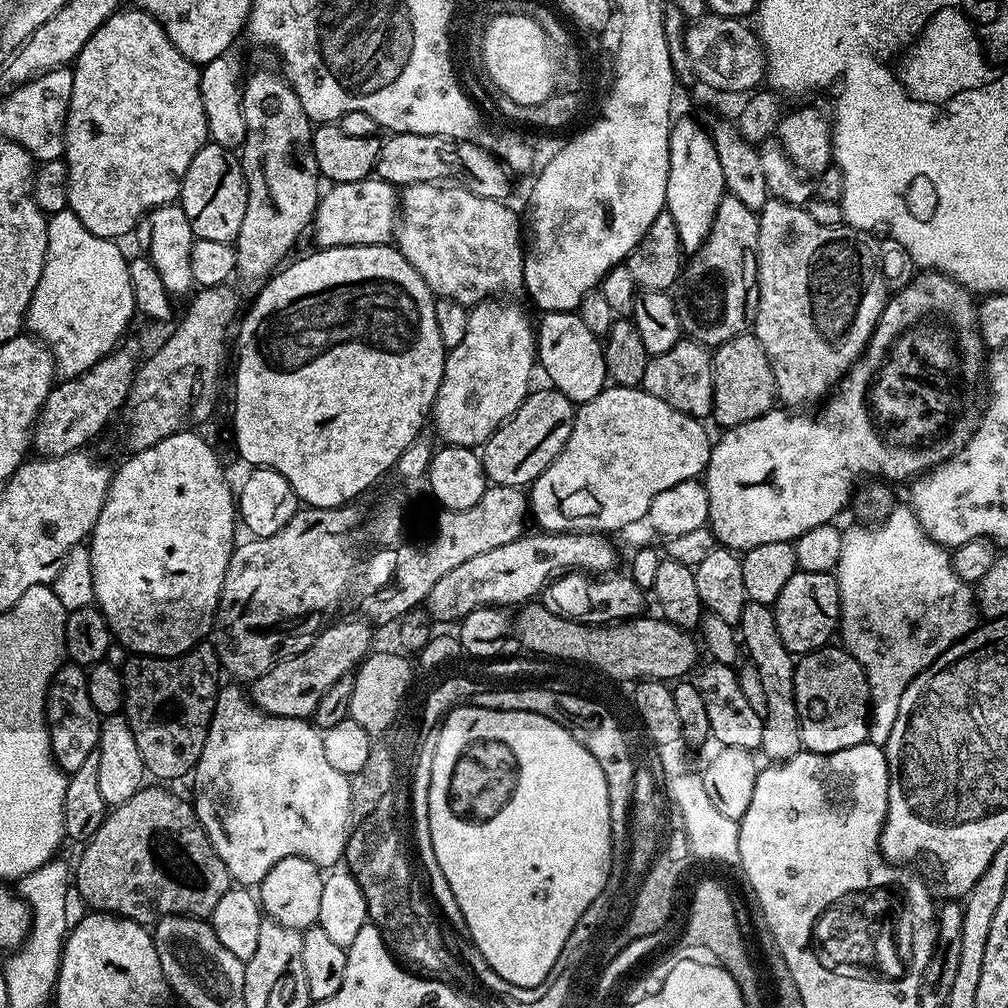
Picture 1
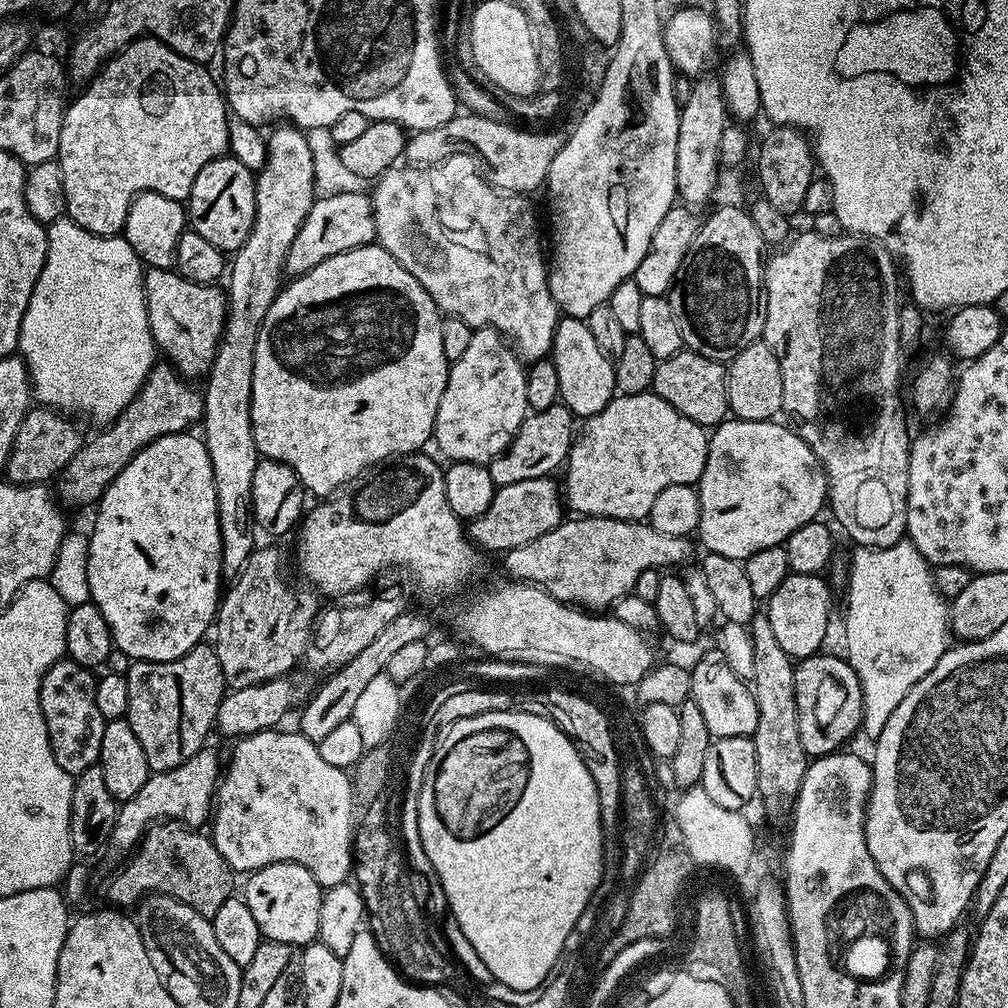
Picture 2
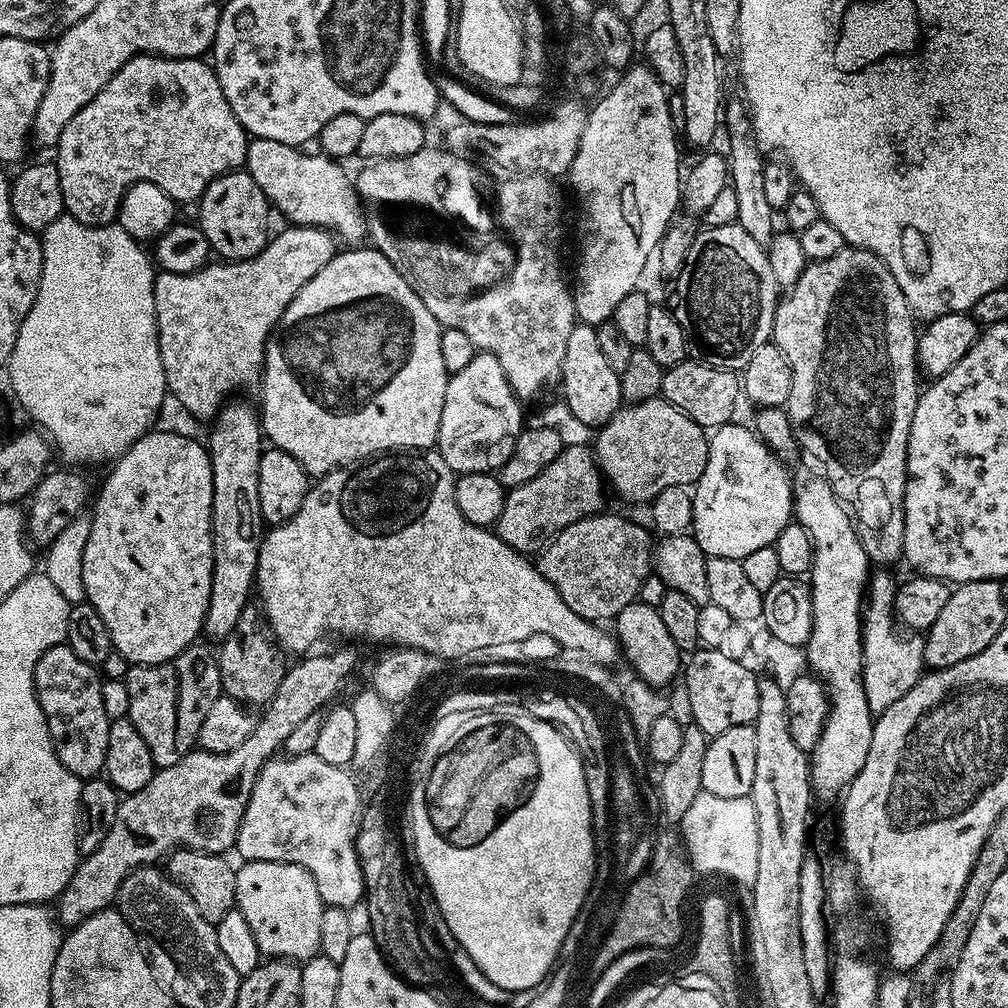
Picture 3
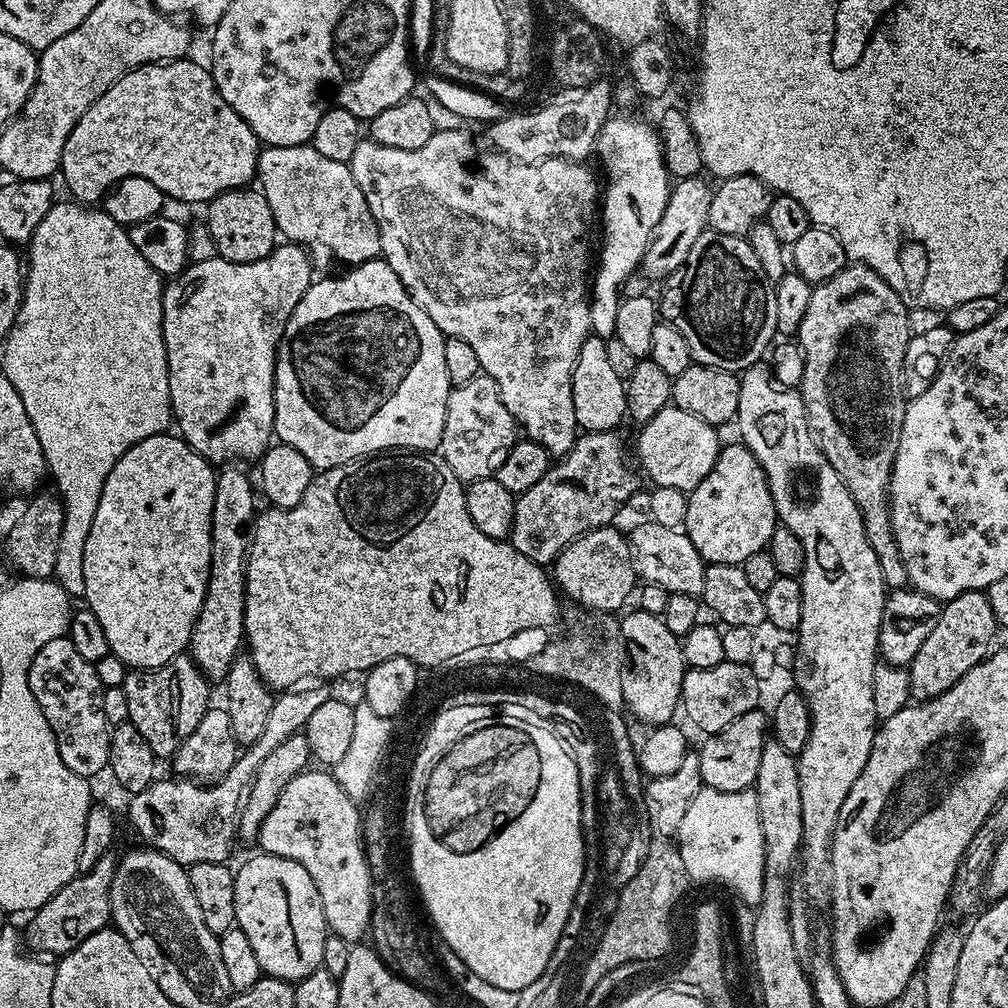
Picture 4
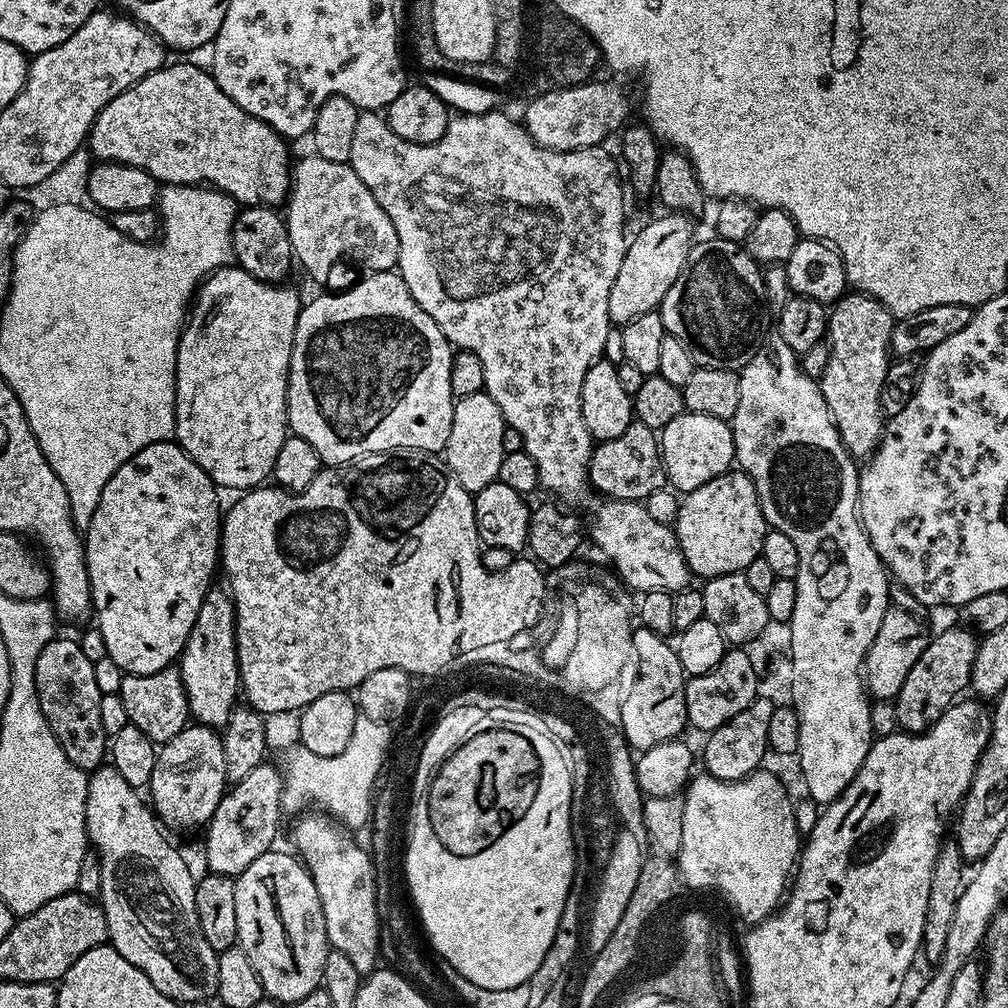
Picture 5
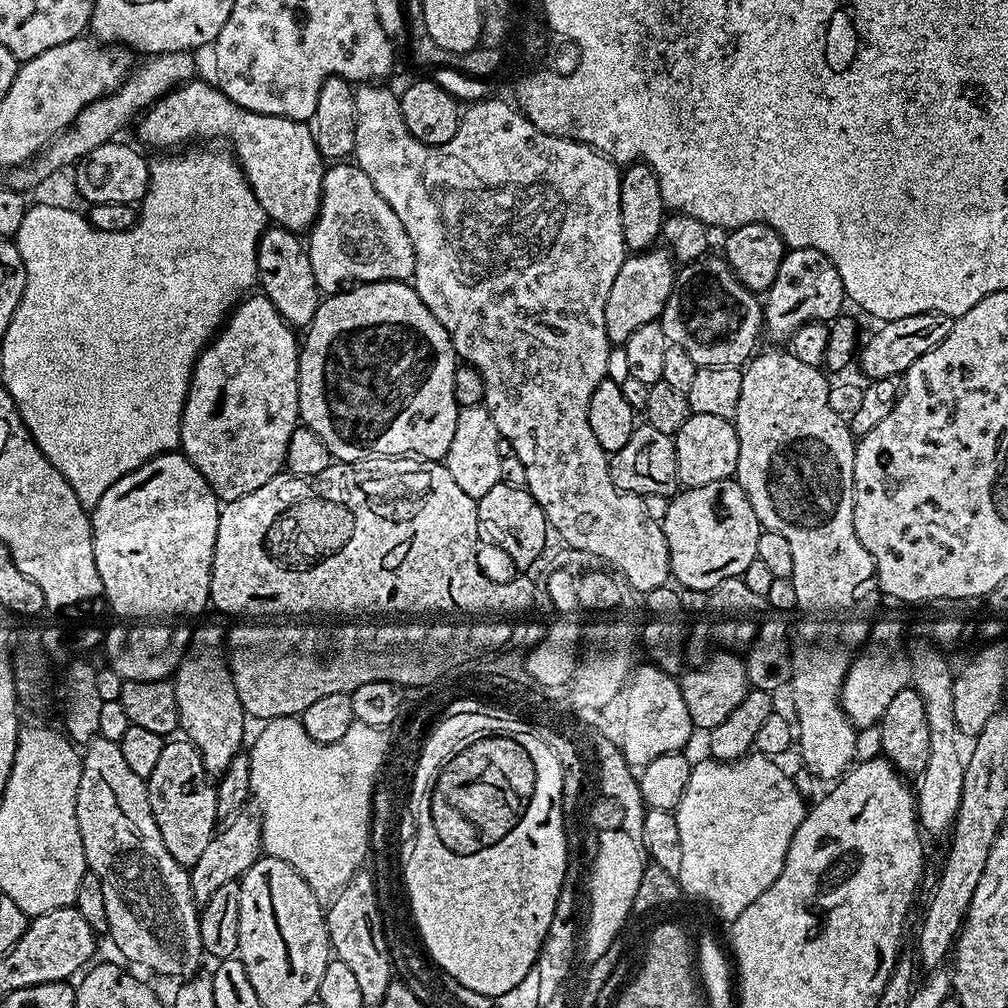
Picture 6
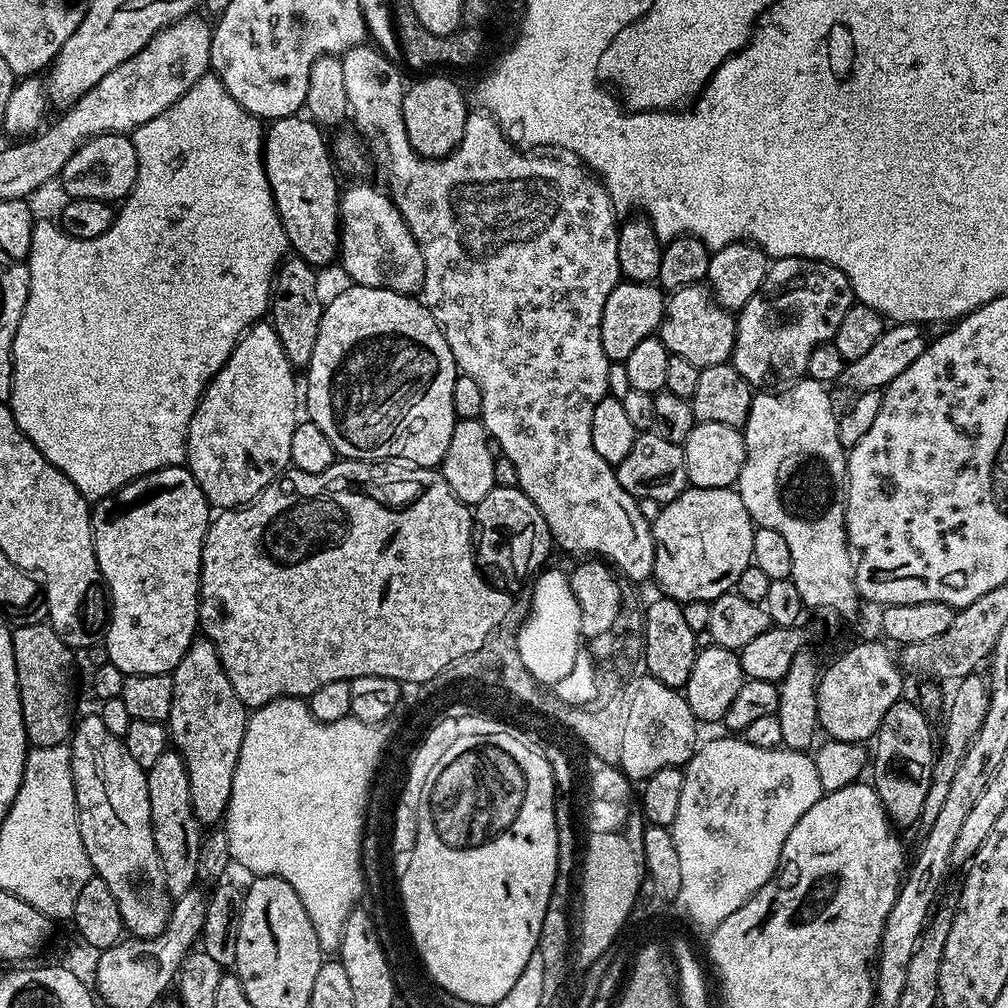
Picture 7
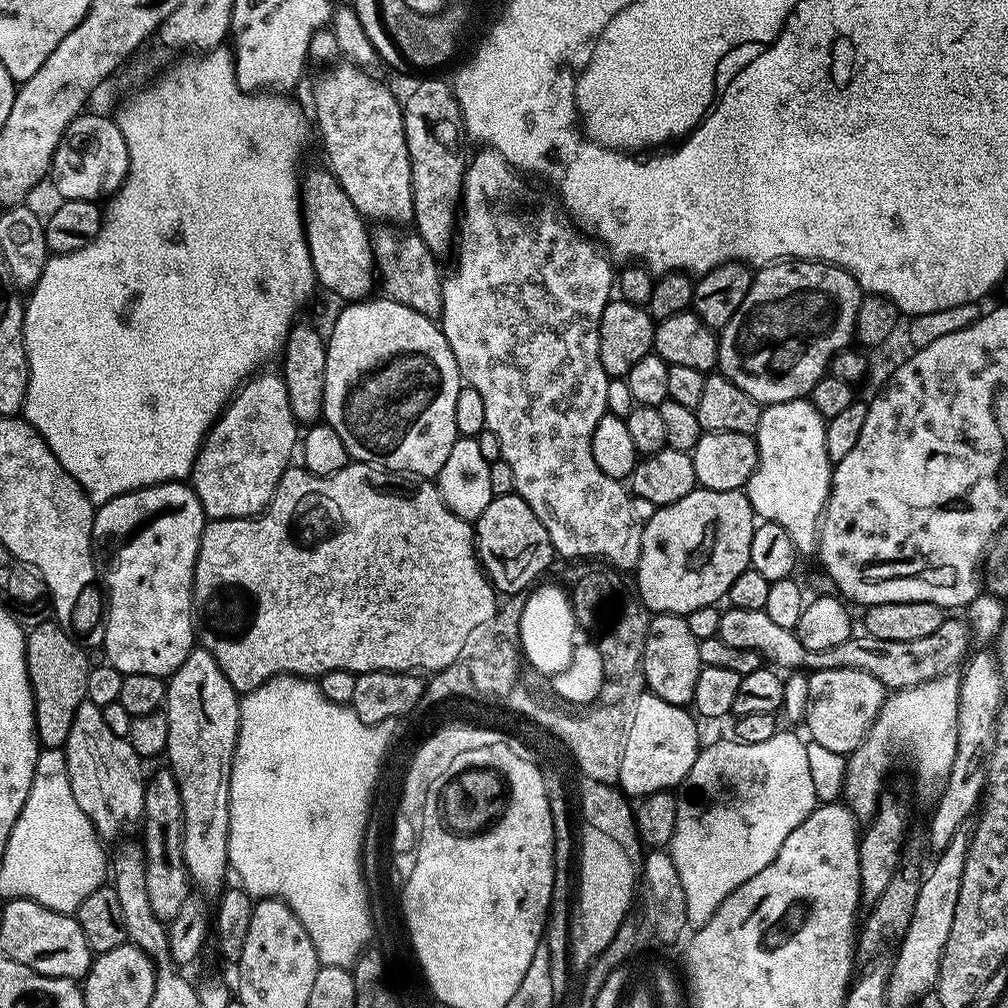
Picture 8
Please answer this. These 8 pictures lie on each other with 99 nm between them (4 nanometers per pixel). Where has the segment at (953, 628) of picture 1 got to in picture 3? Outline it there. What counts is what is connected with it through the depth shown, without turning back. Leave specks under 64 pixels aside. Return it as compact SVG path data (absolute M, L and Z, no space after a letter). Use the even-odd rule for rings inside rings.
M887 571L877 572L880 573L877 576L875 573L867 585L866 607L862 612L862 635L864 637L862 678L866 690L866 702L870 702L870 710L873 714L890 710L890 706L894 706L894 702L898 702L898 698L902 698L906 690L910 690L920 681L926 668L923 639L919 635L905 634L901 631L894 615L897 581L892 581L884 573ZM903 634L908 636L903 636Z

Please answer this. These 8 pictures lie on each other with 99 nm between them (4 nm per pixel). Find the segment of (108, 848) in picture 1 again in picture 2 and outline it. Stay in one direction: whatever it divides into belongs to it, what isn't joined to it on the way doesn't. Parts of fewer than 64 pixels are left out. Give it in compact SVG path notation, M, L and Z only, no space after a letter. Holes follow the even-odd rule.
M175 820L153 824L128 859L123 861L124 869L114 873L108 884L108 896L116 903L113 905L124 910L131 909L149 894L159 894L178 898L198 910L198 914L210 918L234 894L234 873L222 854L218 854L211 835Z

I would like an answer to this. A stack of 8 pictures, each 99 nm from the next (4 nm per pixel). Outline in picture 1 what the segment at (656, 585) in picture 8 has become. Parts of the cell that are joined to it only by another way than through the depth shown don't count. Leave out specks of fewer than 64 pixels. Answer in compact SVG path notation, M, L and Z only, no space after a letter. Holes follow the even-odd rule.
M920 270L915 274L917 276L901 292L893 291L889 295L888 302L880 315L880 321L876 323L876 329L873 330L871 338L868 339L864 352L848 369L848 373L838 385L838 390L833 391L823 405L823 407L825 406L824 416L818 417L817 420L811 420L808 416L800 416L804 414L793 414L783 407L776 406L773 407L772 411L762 414L750 422L742 422L742 426L734 426L719 433L721 435L720 441L717 439L713 443L708 471L703 477L702 483L710 498L707 527L711 528L717 541L723 547L733 550L747 550L754 546L763 546L766 542L786 542L787 540L794 542L802 534L806 534L806 530L814 530L814 526L833 523L837 519L835 516L843 508L845 511L849 507L858 485L865 478L879 478L884 482L893 482L892 480L908 482L915 477L923 476L931 468L938 467L943 460L948 460L955 452L962 450L962 446L966 446L966 442L970 440L974 430L980 424L982 377L986 372L986 349L984 340L980 337L978 304L973 293L969 292L967 288L963 288L956 280L950 279L949 276L943 276L941 272ZM884 428L888 431L889 444L880 437Z

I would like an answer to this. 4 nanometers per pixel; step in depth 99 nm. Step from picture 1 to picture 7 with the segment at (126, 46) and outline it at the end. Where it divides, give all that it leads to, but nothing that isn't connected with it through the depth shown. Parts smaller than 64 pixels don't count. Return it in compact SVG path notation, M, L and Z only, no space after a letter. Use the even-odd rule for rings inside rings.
M304 114L287 116L281 120L273 120L267 125L266 135L262 141L264 149L264 172L272 187L272 200L276 204L276 212L288 236L291 251L299 259L313 266L328 264L337 259L340 250L340 198L341 185L336 185L338 169L334 163L330 144L324 141L325 133L315 120Z

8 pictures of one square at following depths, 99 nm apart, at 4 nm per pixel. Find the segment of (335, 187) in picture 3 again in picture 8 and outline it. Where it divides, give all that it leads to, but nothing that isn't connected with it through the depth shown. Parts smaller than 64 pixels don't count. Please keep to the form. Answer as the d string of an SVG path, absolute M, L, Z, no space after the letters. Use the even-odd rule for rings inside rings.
M380 226L371 233L372 257L376 260L378 284L385 288L387 299L402 302L402 306L410 306L410 310L418 310L418 314L439 317L442 310L442 271L436 265L437 253L431 252L417 236L415 231L405 230L400 226Z

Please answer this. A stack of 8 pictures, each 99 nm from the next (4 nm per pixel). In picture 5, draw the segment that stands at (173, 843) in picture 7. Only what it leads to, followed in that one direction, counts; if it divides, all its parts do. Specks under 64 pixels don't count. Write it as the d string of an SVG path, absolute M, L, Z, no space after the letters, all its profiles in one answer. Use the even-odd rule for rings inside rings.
M189 723L174 738L159 745L154 774L146 789L150 807L165 829L200 828L211 820L218 802L229 787L221 733L205 724ZM152 795L152 800L151 796Z

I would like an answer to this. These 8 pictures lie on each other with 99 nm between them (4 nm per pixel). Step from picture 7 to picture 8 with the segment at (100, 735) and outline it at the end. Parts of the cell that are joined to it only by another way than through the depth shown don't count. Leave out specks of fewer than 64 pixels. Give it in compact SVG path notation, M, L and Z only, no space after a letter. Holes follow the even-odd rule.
M85 698L74 714L63 749L74 802L90 818L101 841L116 842L135 820L137 823L143 817L146 771L140 765L142 757L130 746L128 737L112 733L102 719L103 713L103 708Z

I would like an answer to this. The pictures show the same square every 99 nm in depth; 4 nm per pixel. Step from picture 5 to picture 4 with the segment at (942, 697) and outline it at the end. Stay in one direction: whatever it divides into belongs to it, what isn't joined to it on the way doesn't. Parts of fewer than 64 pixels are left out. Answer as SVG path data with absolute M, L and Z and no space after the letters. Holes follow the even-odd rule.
M983 591L958 594L958 598L947 601L940 609L940 616L936 620L934 630L930 630L930 635L926 637L925 642L922 642L921 649L908 665L908 689L911 699L917 703L924 703L934 699L938 694L950 690L950 686L954 686L954 682L958 682L958 678L962 678L962 674L966 674L971 668L978 666L990 655L994 648L992 639L995 638L996 632L998 633L996 615Z

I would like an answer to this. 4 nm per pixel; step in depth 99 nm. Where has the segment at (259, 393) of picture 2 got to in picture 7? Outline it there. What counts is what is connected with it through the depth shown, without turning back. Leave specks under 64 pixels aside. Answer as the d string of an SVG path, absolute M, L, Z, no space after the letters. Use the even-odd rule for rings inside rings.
M361 284L348 286L331 301L325 303L322 322L318 326L318 342L314 342L314 354L306 369L308 375L308 412L307 419L313 420L330 438L337 453L346 460L371 460L373 462L411 462L417 468L436 468L443 461L446 450L450 446L450 434L454 434L454 426L458 419L454 410L454 382L458 375L456 359L430 310L419 299L403 292L371 288Z

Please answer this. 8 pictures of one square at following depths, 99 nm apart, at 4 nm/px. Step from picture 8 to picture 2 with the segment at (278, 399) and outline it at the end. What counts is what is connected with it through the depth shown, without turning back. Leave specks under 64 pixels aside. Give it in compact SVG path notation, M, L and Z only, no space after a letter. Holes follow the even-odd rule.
M336 192L333 196L321 195L313 200L310 214L302 222L294 242L290 242L290 254L286 254L285 273L295 278L314 270L318 262L334 258L334 254L349 252L376 240L376 223L372 213L372 197L365 192ZM148 268L144 273L144 301L152 340L163 355L168 355L167 363L185 378L203 377L216 357L226 315L226 296L218 289L216 284L195 284L167 268Z

